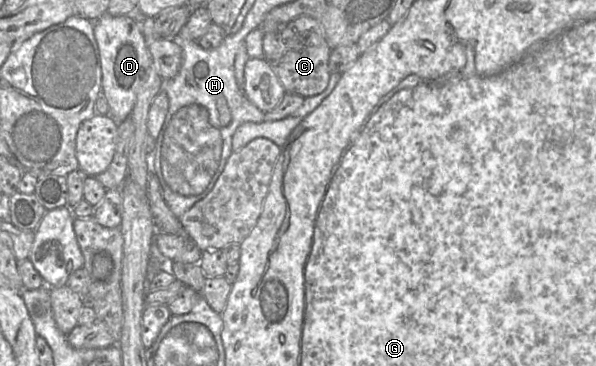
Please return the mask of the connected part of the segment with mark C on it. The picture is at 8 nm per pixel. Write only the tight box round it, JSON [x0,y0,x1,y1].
[263,16,330,96]

